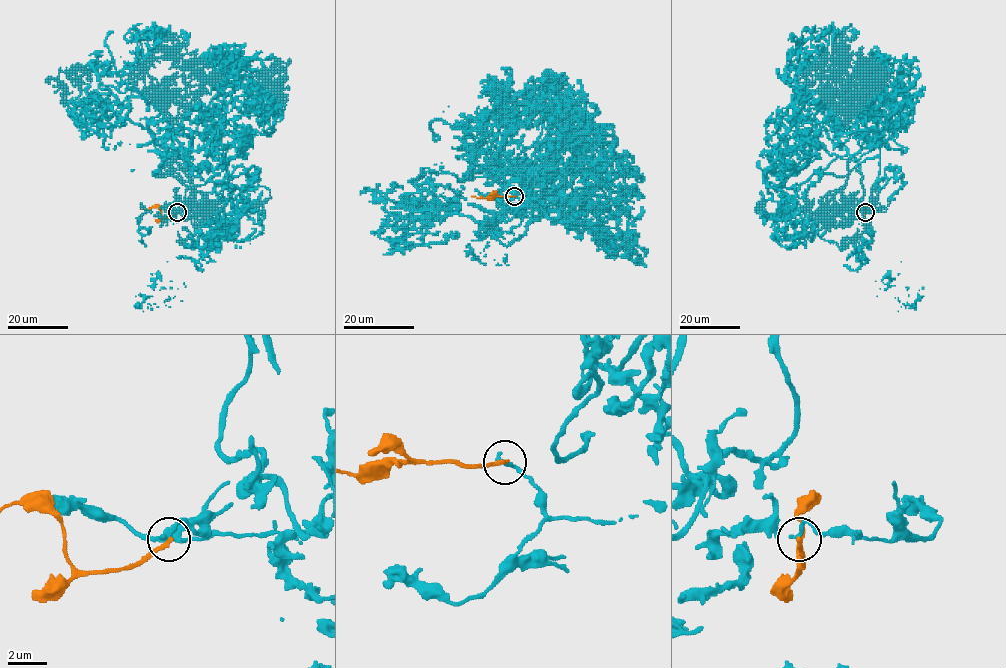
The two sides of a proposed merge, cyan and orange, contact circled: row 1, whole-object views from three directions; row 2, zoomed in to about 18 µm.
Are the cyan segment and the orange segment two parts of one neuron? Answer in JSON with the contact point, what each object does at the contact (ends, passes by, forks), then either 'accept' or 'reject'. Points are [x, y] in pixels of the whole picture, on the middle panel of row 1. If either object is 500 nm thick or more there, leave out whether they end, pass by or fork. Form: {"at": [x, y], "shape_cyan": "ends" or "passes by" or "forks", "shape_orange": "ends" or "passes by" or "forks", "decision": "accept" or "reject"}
{"at": [514, 196], "shape_cyan": "ends", "shape_orange": "ends", "decision": "reject"}

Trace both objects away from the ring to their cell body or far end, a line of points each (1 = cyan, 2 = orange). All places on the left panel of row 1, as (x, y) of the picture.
1: (177, 212), (184, 128), (231, 144), (224, 183), (247, 206), (147, 286), (148, 307), (172, 287)
2: (177, 212), (163, 217), (153, 206), (140, 208)

